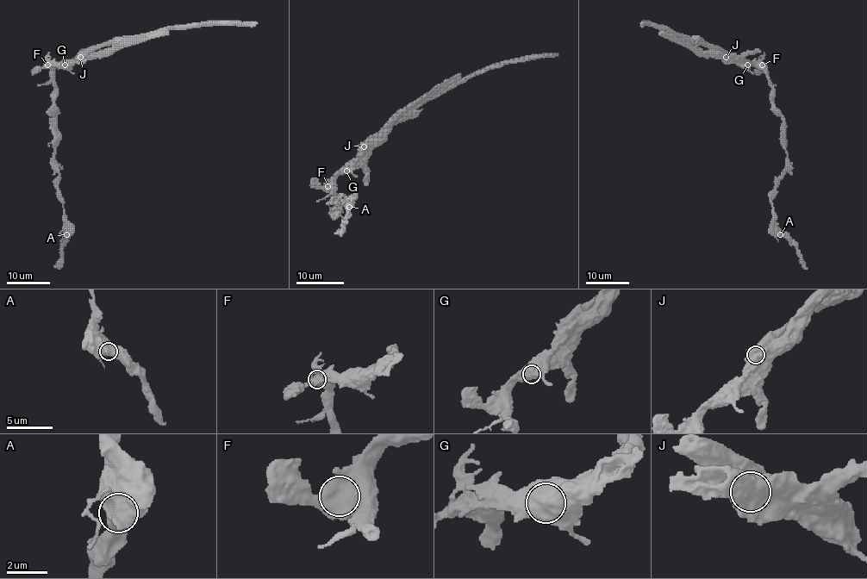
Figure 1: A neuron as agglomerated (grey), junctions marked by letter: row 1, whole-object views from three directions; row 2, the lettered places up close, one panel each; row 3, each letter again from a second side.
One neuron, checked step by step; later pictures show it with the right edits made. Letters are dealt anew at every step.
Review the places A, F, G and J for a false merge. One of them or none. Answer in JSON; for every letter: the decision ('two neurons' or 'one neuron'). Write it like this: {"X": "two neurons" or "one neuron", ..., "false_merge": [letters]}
{"A": "one neuron", "F": "one neuron", "G": "one neuron", "J": "two neurons", "false_merge": ["J"]}

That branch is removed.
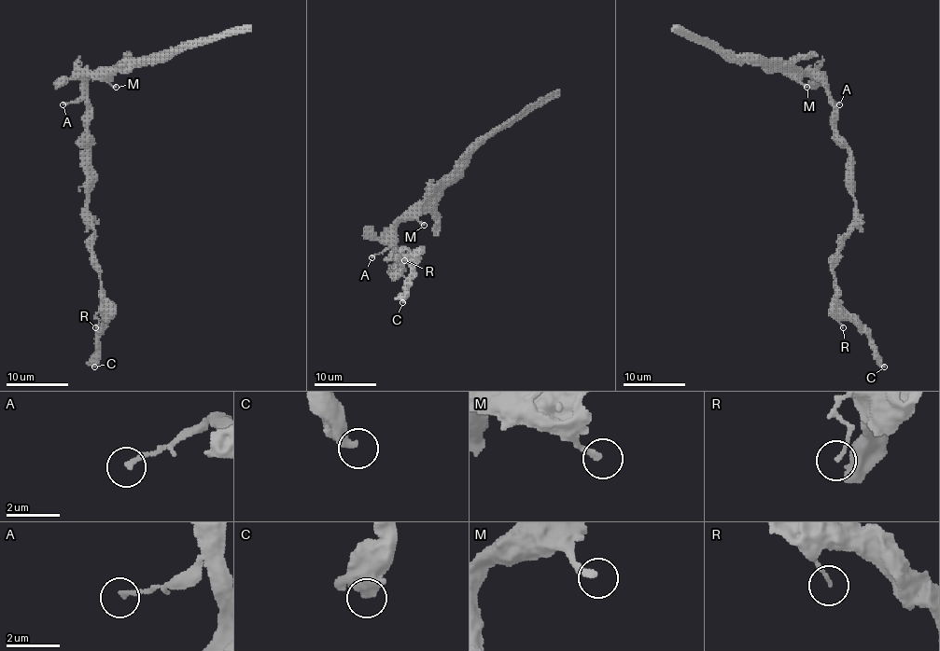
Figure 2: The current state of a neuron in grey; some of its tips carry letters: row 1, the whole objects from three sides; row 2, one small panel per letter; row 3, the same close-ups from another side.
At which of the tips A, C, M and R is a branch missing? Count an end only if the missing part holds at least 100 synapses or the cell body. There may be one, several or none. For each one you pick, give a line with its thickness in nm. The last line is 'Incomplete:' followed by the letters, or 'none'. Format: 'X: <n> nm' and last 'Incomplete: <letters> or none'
Incomplete: none

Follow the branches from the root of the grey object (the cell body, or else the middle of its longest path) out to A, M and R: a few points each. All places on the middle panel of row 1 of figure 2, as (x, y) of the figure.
A: (395, 253), (388, 246), (371, 257)
M: (395, 253), (395, 225), (398, 221), (416, 218), (424, 225)
R: (395, 253), (396, 272), (402, 267), (400, 254), (405, 249), (409, 257), (404, 256), (407, 257), (404, 260)

